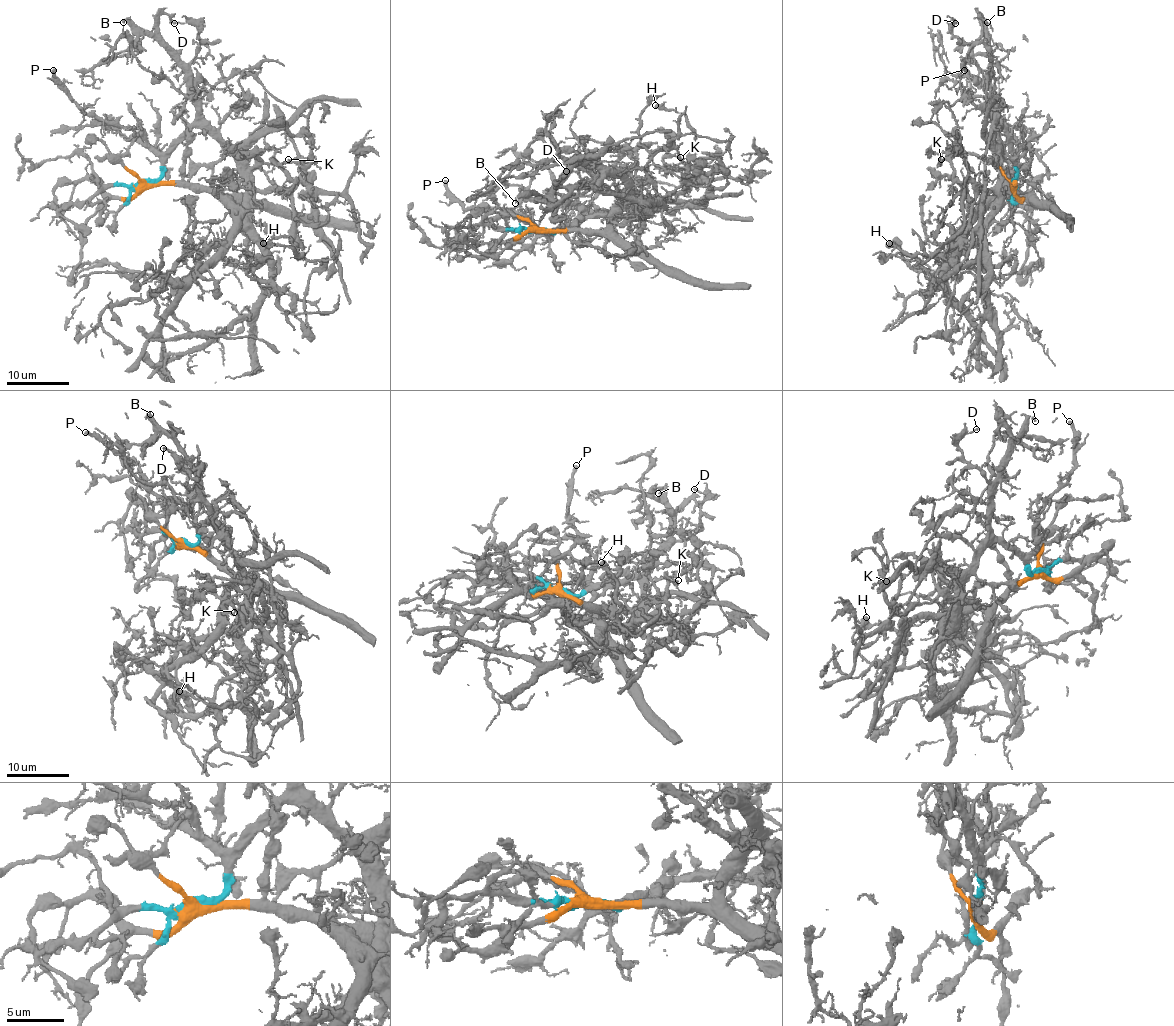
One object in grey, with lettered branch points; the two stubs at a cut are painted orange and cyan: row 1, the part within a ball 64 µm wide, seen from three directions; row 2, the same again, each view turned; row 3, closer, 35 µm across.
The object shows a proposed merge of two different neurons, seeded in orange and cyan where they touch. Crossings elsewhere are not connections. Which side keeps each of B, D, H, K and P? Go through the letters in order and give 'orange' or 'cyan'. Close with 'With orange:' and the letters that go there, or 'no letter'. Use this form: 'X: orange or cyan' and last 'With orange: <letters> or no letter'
B: cyan
D: cyan
H: cyan
K: cyan
P: cyan
With orange: no letter

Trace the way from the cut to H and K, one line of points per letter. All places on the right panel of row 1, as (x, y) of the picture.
H: (1015, 184), (1015, 159), (1001, 127), (1000, 181), (973, 199), (959, 239), (932, 257), (888, 243)
K: (1015, 184), (1015, 159), (1003, 127), (1000, 181), (990, 190), (957, 182), (953, 166), (940, 163), (942, 159)

